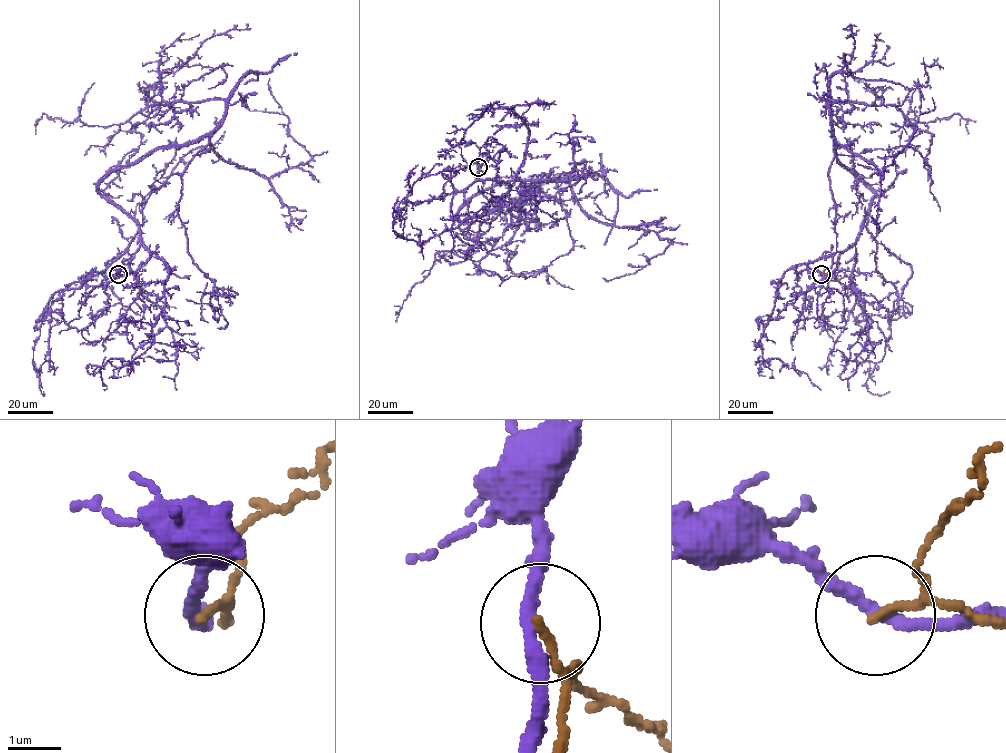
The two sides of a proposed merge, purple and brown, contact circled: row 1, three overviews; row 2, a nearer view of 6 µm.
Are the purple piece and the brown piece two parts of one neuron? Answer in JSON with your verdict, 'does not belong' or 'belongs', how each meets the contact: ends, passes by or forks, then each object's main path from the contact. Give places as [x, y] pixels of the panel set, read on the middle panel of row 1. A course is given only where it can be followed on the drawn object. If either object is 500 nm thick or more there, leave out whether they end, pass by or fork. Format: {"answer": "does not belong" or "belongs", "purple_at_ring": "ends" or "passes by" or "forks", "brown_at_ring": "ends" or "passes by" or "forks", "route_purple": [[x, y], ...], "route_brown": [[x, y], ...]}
{"answer": "does not belong", "purple_at_ring": "passes by", "brown_at_ring": "passes by", "route_purple": [[477, 167], [509, 192], [462, 220], [499, 183], [585, 176], [535, 182], [479, 260], [437, 252], [395, 314]], "route_brown": [[477, 167], [476, 181]]}

